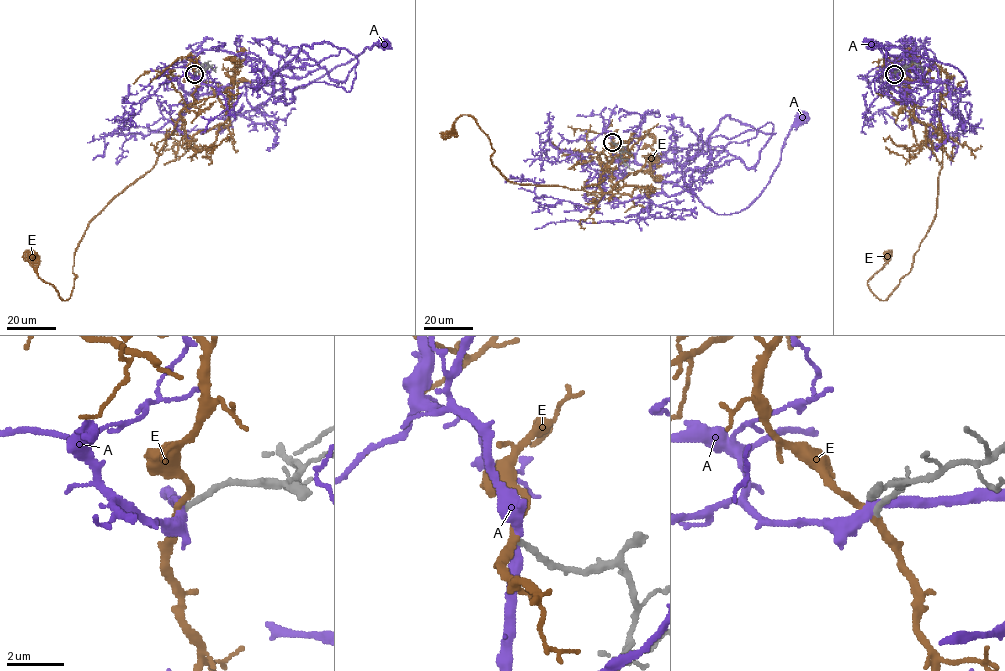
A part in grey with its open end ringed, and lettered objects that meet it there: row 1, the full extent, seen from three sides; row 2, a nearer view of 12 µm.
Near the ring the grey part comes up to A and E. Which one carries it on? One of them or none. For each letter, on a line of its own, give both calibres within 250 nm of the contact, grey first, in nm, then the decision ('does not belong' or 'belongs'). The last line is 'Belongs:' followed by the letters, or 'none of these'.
A: calibres 200 and 320 nm; does not belong
E: calibres 200 and 260 nm; belongs
Belongs: E

